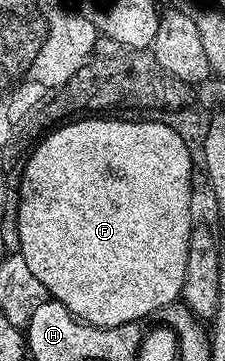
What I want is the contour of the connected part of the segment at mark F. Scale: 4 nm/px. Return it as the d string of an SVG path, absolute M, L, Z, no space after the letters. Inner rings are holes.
M78 117L73 121L63 122L61 125L55 126L49 133L38 143L38 148L30 155L30 160L25 160L22 168L21 179L16 188L16 200L18 202L18 227L20 235L19 252L24 257L24 261L28 261L28 269L32 269L32 277L40 280L40 285L44 285L47 296L55 303L62 303L84 323L91 323L93 327L119 327L125 323L138 323L151 315L157 316L160 309L177 304L182 294L182 286L184 285L184 269L188 265L188 249L190 248L190 232L196 226L194 220L194 203L190 200L190 174L196 171L195 165L190 160L190 146L184 141L184 137L180 137L180 133L176 133L176 129L168 129L165 121L153 123L150 117Z

